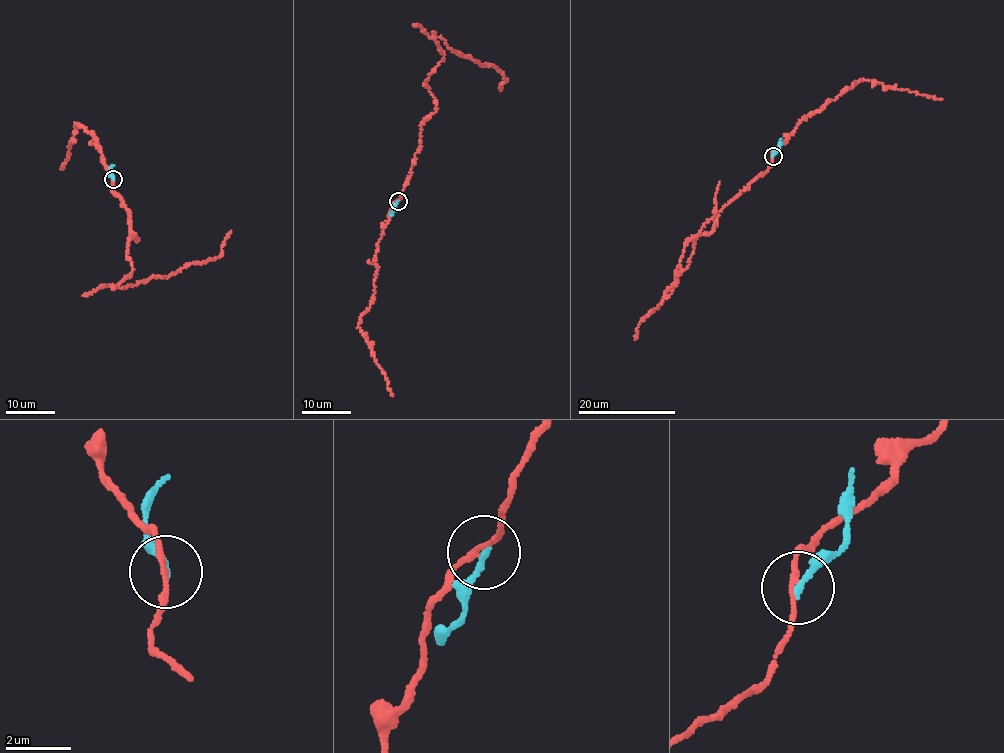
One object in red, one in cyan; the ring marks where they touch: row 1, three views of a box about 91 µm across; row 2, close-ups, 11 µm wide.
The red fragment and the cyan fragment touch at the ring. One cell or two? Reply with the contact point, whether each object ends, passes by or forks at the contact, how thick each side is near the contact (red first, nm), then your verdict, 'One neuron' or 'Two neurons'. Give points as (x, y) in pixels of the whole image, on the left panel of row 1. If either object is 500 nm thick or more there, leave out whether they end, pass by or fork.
Place: (113, 179). At the ring red passes by. At the ring cyan ends. Thickness 160 nm (red) against 170 nm. Two neurons

